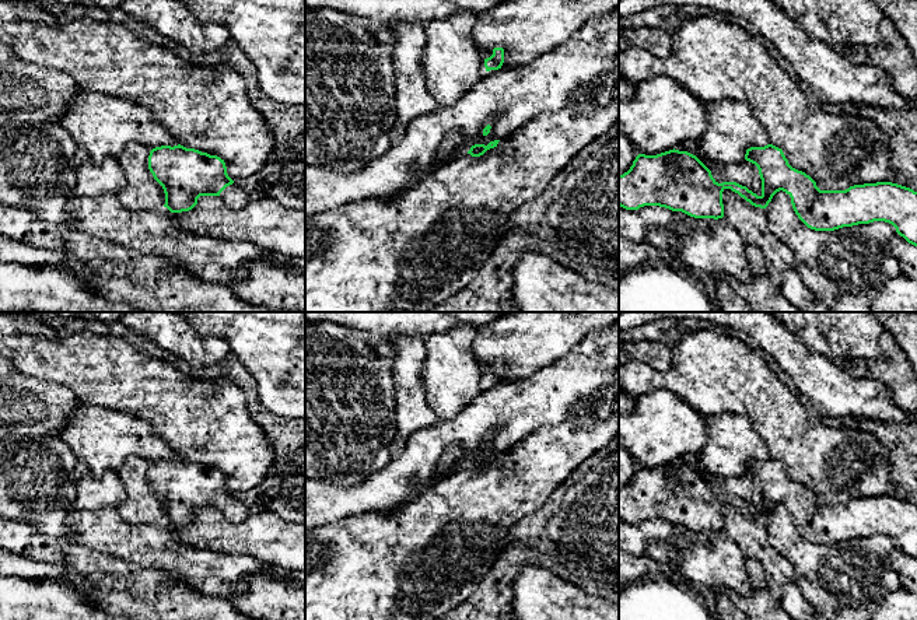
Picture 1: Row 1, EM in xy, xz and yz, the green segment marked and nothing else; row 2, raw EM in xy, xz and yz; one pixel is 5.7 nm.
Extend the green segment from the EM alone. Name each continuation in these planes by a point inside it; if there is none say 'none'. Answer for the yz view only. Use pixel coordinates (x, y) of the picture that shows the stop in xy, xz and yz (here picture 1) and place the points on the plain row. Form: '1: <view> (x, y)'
none

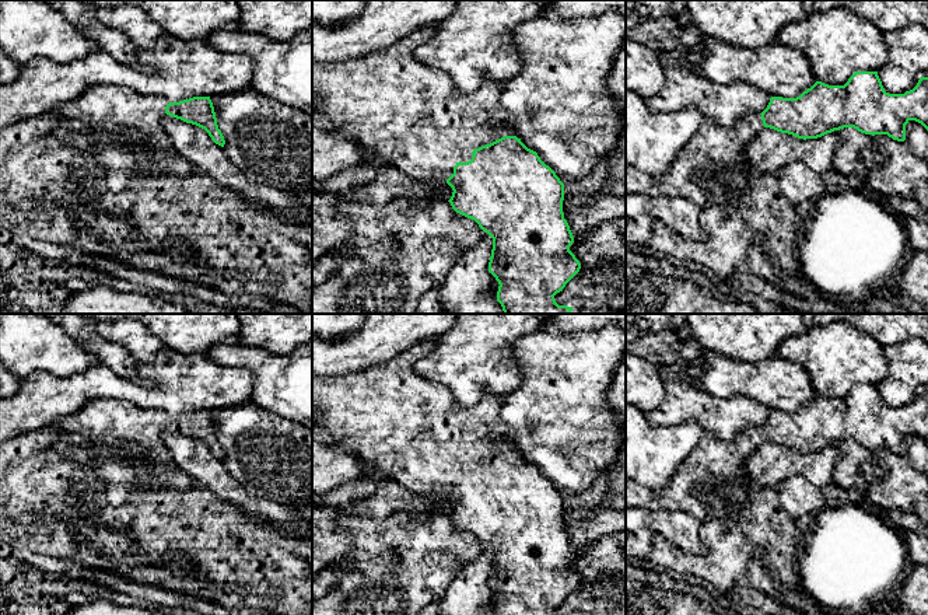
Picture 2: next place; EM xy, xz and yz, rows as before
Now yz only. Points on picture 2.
1: yz (711, 484)

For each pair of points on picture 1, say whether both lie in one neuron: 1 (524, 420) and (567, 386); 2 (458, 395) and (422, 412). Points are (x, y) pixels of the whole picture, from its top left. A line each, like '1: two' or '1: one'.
1: one
2: two

